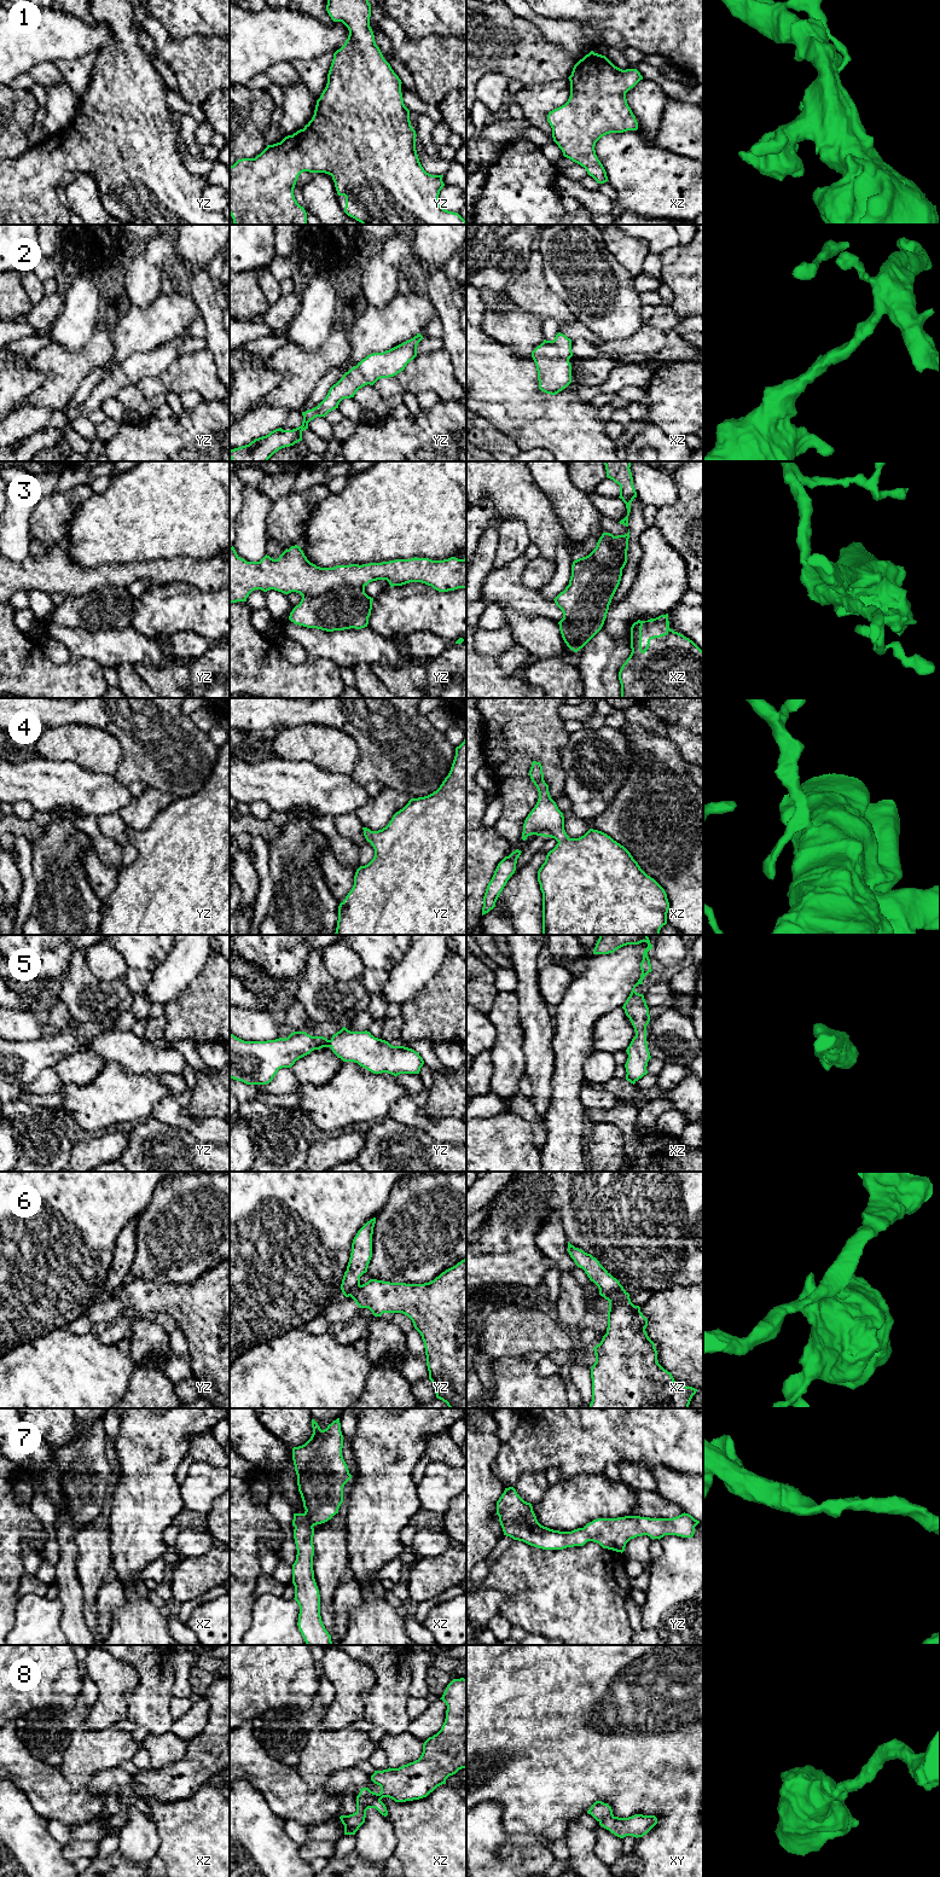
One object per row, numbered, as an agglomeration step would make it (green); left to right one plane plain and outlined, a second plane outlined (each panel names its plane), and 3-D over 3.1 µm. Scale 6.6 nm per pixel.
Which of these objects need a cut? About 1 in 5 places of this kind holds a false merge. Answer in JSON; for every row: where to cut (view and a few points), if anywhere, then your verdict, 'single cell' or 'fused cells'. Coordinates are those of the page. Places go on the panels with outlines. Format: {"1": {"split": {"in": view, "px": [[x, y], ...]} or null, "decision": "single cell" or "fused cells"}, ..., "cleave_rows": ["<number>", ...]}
{"1": {"split": null, "decision": "single cell"}, "2": {"split": null, "decision": "single cell"}, "3": {"split": {"in": "yz", "px": [[364, 586], [342, 586], [315, 596], [302, 596]]}, "decision": "fused cells"}, "4": {"split": null, "decision": "single cell"}, "5": {"split": null, "decision": "single cell"}, "6": {"split": {"in": "xz", "px": [[628, 1295], [618, 1295], [609, 1302]]}, "decision": "fused cells"}, "7": {"split": null, "decision": "single cell"}, "8": {"split": null, "decision": "single cell"}, "cleave_rows": ["3", "6"]}

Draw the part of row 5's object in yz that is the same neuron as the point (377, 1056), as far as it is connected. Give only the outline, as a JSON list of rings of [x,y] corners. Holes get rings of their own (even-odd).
[[[343,1027],[330,1040],[312,1036],[306,1032],[294,1032],[288,1038],[267,1041],[244,1041],[230,1034],[230,1077],[246,1085],[267,1085],[279,1069],[291,1068],[296,1060],[314,1050],[330,1047],[343,1062],[354,1062],[373,1074],[388,1073],[395,1077],[400,1074],[419,1074],[423,1058],[412,1048],[393,1046],[388,1041],[375,1038],[370,1032],[350,1032]]]

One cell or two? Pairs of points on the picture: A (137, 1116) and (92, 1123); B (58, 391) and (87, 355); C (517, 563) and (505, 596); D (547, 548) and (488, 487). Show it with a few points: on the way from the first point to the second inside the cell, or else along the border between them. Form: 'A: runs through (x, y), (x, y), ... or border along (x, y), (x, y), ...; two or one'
A: runs through (126, 1115), (103, 1115); one
B: runs through (62, 383), (79, 364); one
C: runs through (511, 571), (505, 581), (505, 587); one
D: runs through (545, 530), (506, 492); one

